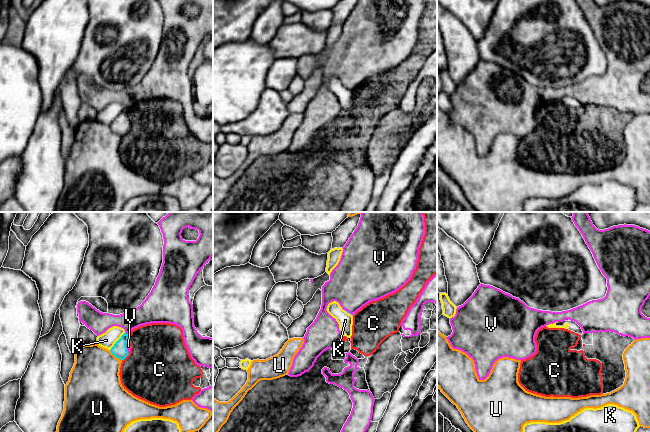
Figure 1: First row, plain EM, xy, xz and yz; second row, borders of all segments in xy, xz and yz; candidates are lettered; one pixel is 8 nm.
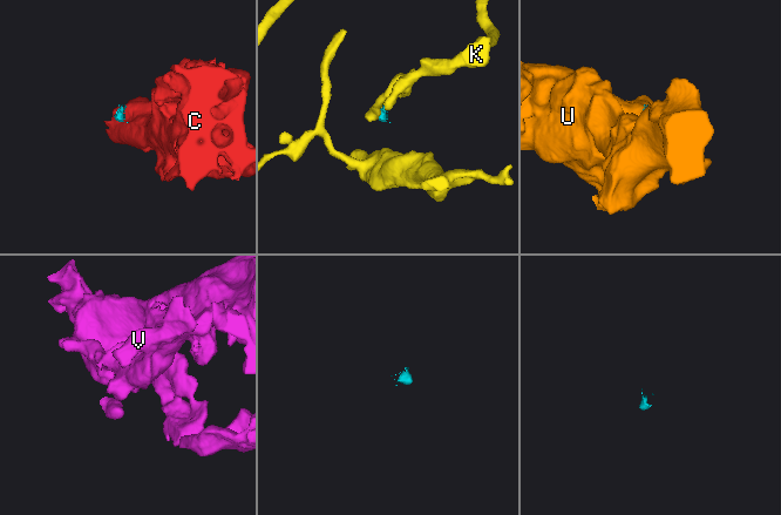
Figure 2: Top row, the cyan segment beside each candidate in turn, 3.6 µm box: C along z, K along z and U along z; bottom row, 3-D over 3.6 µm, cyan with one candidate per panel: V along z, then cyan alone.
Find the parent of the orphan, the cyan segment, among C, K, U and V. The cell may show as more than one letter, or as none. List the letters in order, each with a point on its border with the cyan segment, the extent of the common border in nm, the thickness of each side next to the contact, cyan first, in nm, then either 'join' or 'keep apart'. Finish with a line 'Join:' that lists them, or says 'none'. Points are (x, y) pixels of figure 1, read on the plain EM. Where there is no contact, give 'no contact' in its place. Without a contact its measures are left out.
C: xy (128, 112) | 80 nm | 120/420 nm | keep apart
K: xy (117, 117) | 190 nm | 120/130 nm | keep apart
U: xy (115, 132) | 130 nm | 120/400 nm | keep apart
V: xy (127, 110) | 50 nm | 120/180 nm | join
Join: V

